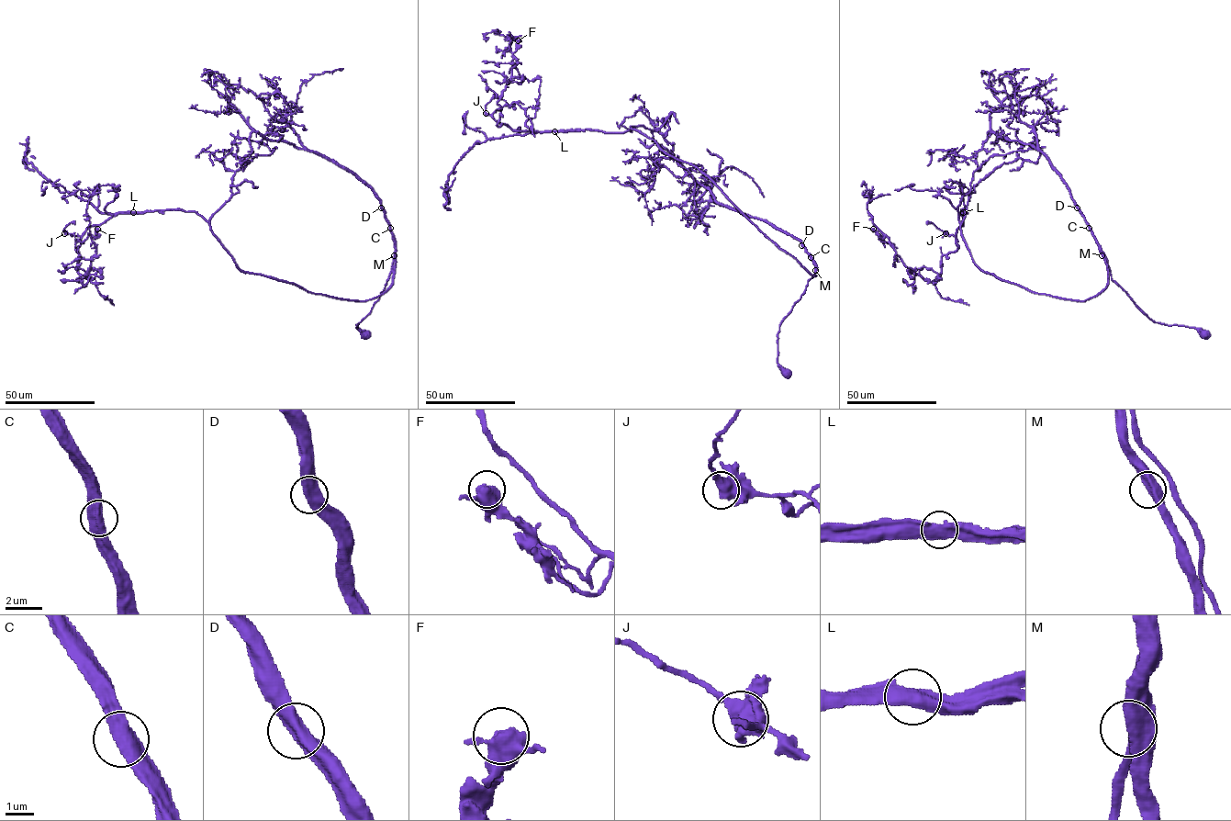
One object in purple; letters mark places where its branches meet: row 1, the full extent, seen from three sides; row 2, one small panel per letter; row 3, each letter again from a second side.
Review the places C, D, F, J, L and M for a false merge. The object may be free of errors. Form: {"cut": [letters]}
{"cut": ["L"]}

